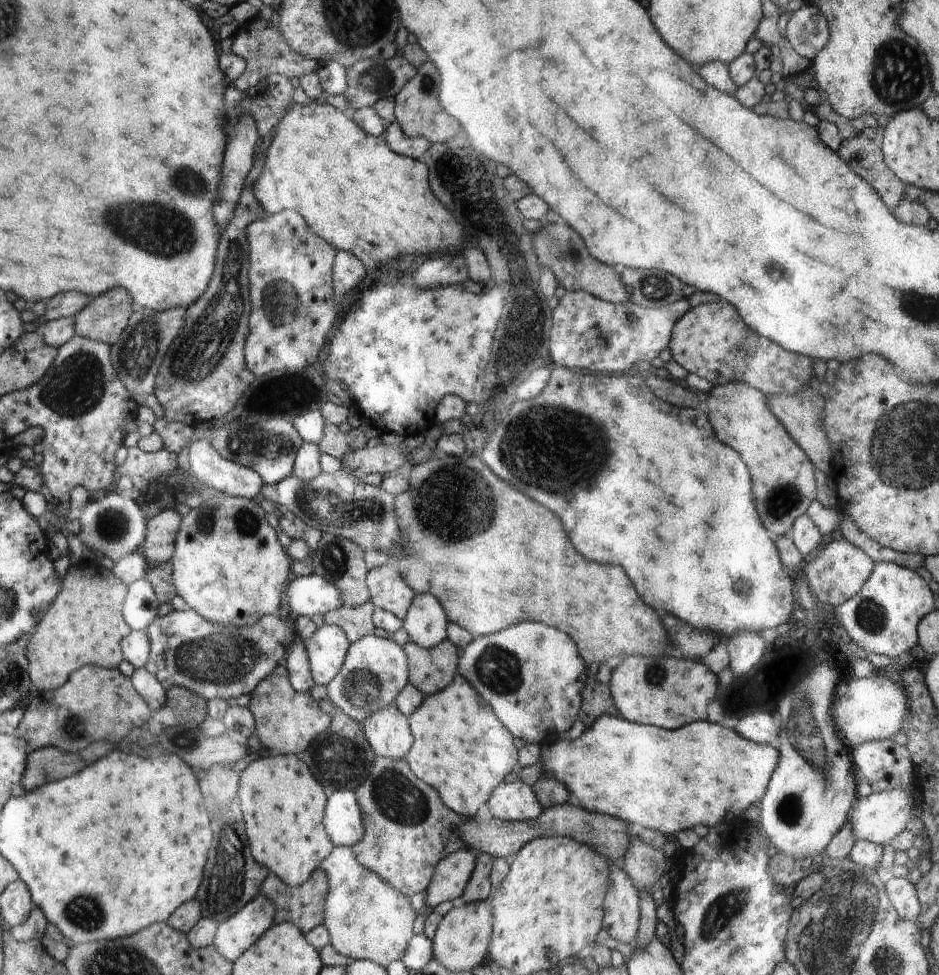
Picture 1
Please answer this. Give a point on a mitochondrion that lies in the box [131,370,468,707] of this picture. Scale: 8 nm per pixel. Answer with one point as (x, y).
(225, 657)

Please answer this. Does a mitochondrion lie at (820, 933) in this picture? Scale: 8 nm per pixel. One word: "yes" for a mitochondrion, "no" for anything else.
yes

